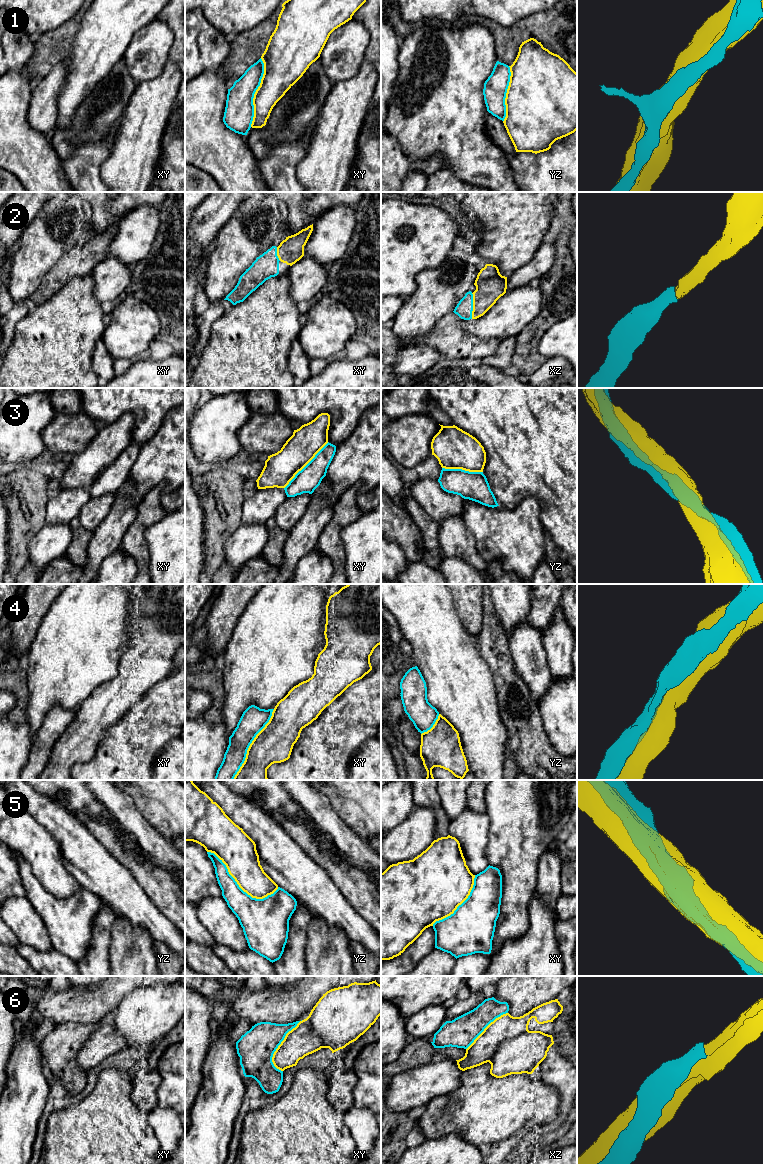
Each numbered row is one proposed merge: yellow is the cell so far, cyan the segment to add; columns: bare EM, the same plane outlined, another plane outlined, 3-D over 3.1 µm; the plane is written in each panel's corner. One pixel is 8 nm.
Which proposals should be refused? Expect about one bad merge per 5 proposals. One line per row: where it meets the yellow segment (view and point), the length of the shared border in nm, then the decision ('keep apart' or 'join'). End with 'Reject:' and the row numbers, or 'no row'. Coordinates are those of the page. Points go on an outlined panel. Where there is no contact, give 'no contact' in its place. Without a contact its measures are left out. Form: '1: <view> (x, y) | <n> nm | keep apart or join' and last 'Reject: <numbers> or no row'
1: xy (255, 92) | 550 nm | join
2: xz (473, 306) | 200 nm | join
3: xy (305, 465) | 500 nm | join
4: xy (250, 744) | 650 nm | join
5: yz (239, 886) | 650 nm | join
6: xy (279, 1045) | 440 nm | keep apart
Reject: 6

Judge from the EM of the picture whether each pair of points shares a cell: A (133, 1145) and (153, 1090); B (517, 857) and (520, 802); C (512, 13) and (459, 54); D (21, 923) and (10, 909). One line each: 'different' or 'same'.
A: different
B: same
C: different
D: same

